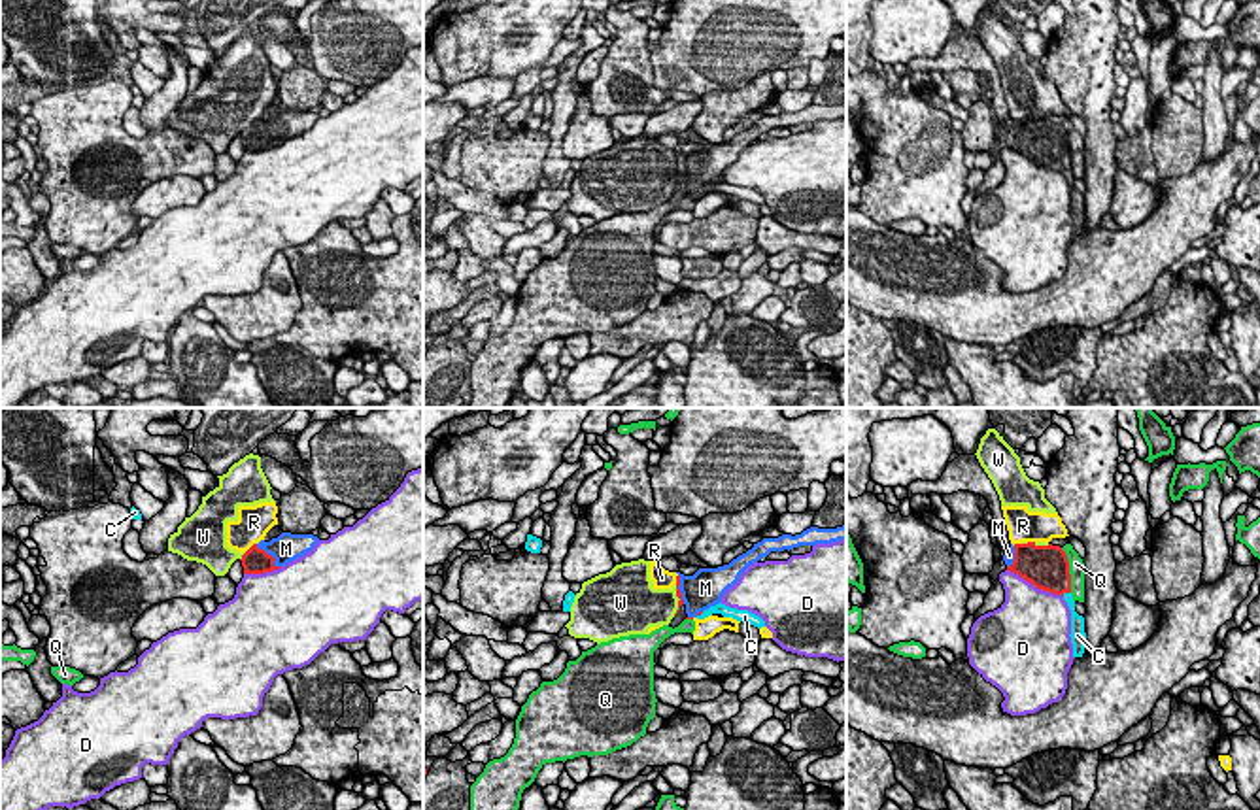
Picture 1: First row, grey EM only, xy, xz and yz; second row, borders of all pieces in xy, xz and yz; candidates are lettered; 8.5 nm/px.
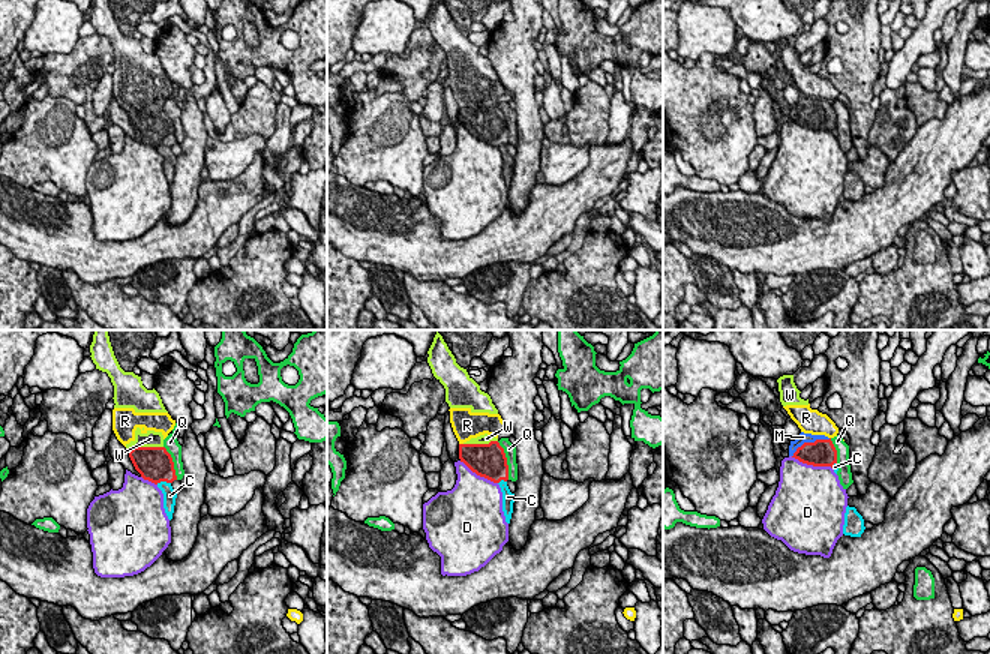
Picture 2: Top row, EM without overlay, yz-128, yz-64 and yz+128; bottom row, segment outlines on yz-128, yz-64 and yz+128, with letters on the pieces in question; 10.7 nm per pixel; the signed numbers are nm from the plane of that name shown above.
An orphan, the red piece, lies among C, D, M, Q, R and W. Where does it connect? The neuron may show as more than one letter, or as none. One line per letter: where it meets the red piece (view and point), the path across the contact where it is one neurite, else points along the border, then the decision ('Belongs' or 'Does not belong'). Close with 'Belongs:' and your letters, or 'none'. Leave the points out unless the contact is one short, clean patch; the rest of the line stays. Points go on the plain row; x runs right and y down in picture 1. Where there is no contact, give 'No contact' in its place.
C: Touches red at yz (1066, 168). Does not belong
D: Touches red at yz (1036, 163). Does not belong
M: Touches red at xy (271, 133). Belongs
Q: Touches red at yz (1068, 148). Does not belong
R: Touches red at xy (250, 125). Does not belong
W: Touches red at xy (242, 133). Does not belong
Belongs: M

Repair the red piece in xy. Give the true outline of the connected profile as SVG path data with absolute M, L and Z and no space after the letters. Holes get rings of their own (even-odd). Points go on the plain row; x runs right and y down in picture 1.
M281 110L270 119L261 117L242 132L244 151L264 151L285 143L287 140L312 128L319 119L314 111Z

